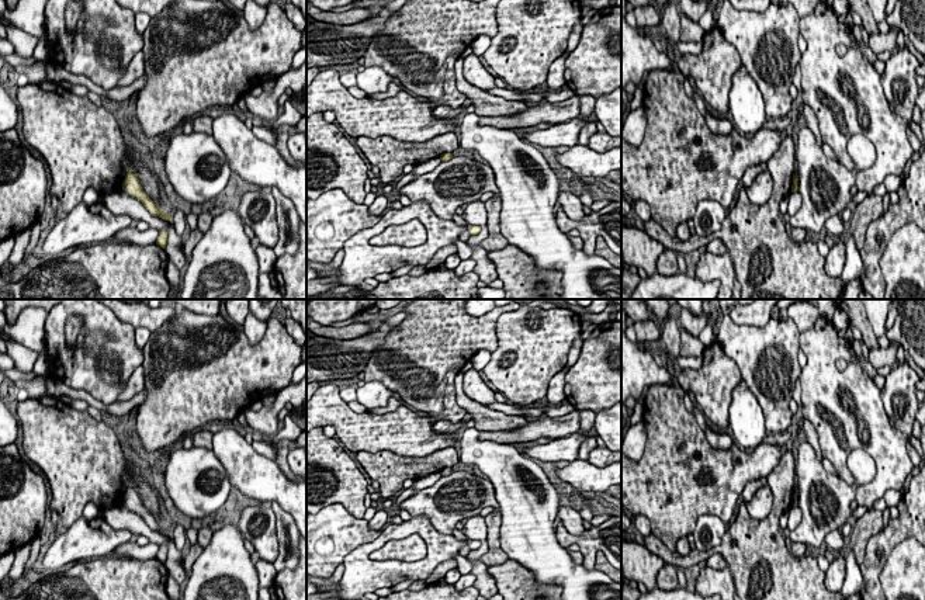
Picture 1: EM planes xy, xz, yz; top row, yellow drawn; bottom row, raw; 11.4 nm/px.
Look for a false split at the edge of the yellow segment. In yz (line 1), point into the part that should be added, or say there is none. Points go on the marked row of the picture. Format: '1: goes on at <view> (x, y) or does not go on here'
1: does not go on here

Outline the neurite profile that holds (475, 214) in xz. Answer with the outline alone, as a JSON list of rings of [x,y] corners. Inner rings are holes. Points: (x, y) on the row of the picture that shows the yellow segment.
[[[474,201],[467,205],[462,212],[462,219],[468,222],[468,225],[475,225],[481,228],[481,232],[475,236],[471,236],[465,243],[468,244],[479,244],[484,239],[488,237],[488,226],[486,226],[486,208],[485,202]]]

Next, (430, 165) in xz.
[[[434,157],[434,159],[416,164],[412,171],[413,178],[418,178],[419,176],[426,174],[429,171],[433,171],[440,163],[441,163],[440,157]]]

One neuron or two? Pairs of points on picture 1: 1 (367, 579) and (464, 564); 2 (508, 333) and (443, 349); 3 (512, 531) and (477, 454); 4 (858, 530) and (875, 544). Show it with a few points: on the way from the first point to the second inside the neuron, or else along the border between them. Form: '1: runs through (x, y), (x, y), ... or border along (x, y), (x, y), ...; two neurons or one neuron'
1: border along (458, 554), (454, 558); two neurons
2: border along (502, 314), (496, 322), (496, 347), (491, 353); two neurons
3: runs through (512, 512), (512, 486), (496, 471); one neuron
4: border along (884, 527), (869, 538), (865, 558), (859, 565); two neurons

